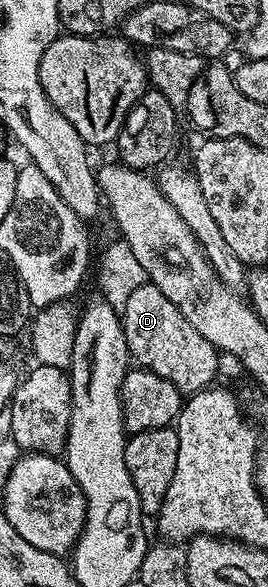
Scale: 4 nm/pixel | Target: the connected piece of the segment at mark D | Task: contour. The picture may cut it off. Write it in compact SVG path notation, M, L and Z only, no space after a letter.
M150 280L143 282L141 288L129 292L129 300L125 300L121 307L121 317L127 353L136 367L157 372L157 376L165 376L165 380L169 380L184 396L196 394L198 390L206 390L216 381L215 373L219 370L220 351L216 350L213 344L209 344L209 340L205 340L205 336L201 336L201 332L197 332L197 328L193 328L189 320L185 320L177 304L173 304L173 300L169 300L169 296L165 296L165 292L161 292L161 288L154 286Z

